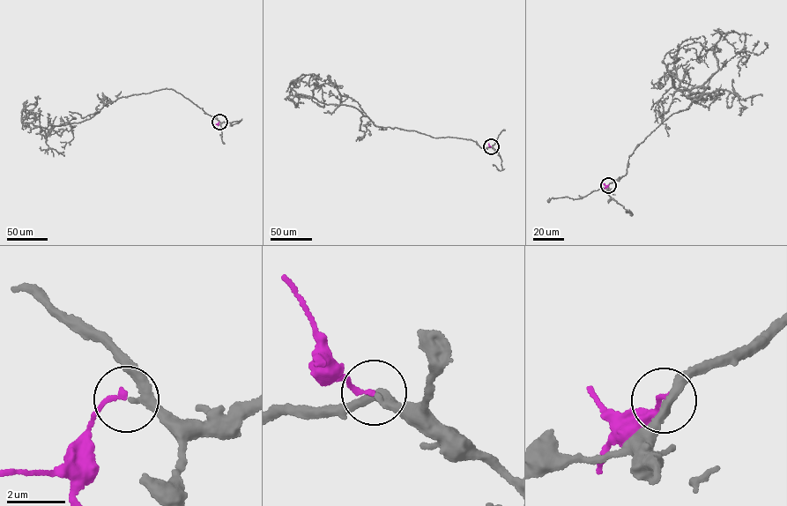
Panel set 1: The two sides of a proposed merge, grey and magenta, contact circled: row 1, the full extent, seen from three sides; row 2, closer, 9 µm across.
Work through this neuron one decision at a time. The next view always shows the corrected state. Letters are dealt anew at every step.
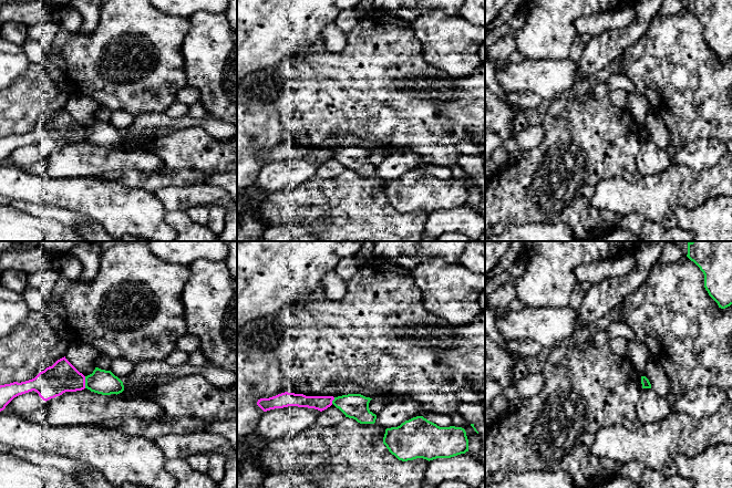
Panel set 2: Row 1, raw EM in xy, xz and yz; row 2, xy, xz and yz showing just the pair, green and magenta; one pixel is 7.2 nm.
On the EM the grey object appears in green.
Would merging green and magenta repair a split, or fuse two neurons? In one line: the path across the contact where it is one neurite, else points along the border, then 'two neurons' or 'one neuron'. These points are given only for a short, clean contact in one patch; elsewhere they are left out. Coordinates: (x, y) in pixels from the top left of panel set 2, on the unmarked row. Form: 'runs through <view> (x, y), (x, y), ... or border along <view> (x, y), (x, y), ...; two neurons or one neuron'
border along xy (84, 128), (85, 139); two neurons

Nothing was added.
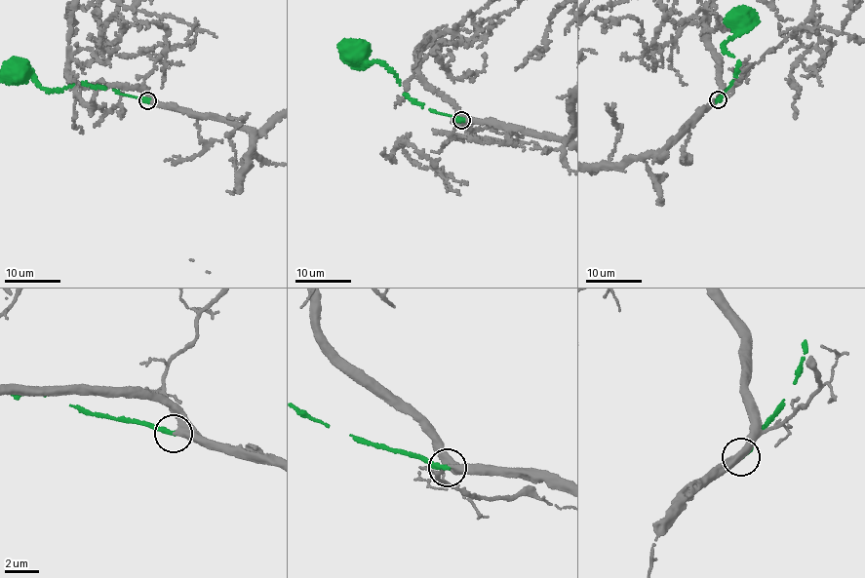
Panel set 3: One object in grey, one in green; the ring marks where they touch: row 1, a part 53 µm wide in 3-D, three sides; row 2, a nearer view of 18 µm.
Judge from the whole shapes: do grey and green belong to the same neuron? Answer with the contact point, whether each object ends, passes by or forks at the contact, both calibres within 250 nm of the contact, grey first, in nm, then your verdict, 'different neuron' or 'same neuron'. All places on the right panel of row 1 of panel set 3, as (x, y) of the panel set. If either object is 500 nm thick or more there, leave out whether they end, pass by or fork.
at (718, 99); grey ends there; green ends there; 440 nm thick on the grey side, 240 nm on the other; different neuron

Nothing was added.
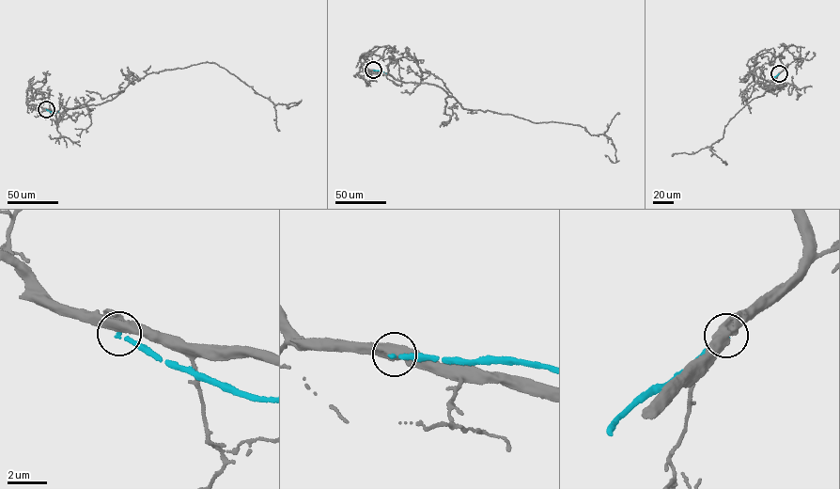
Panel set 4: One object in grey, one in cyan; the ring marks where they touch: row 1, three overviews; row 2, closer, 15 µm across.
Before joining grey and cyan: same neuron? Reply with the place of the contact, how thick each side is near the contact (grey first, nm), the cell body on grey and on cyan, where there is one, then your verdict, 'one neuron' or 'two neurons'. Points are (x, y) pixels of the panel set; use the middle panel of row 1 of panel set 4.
place (373, 70); calibres 500 and 180 nm; soma grey none; soma cyan none; two neurons

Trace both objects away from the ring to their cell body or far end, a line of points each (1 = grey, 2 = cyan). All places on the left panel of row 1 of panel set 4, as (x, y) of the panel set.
1: (45, 109), (61, 113), (100, 104), (147, 74), (207, 62), (227, 70), (274, 104), (300, 102), (287, 108)
2: (45, 109), (58, 111)

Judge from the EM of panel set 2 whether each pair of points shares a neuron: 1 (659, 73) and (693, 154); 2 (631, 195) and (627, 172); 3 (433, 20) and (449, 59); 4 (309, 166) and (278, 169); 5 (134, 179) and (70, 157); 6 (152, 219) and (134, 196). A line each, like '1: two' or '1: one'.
1: two
2: two
3: one
4: one
5: two
6: one

